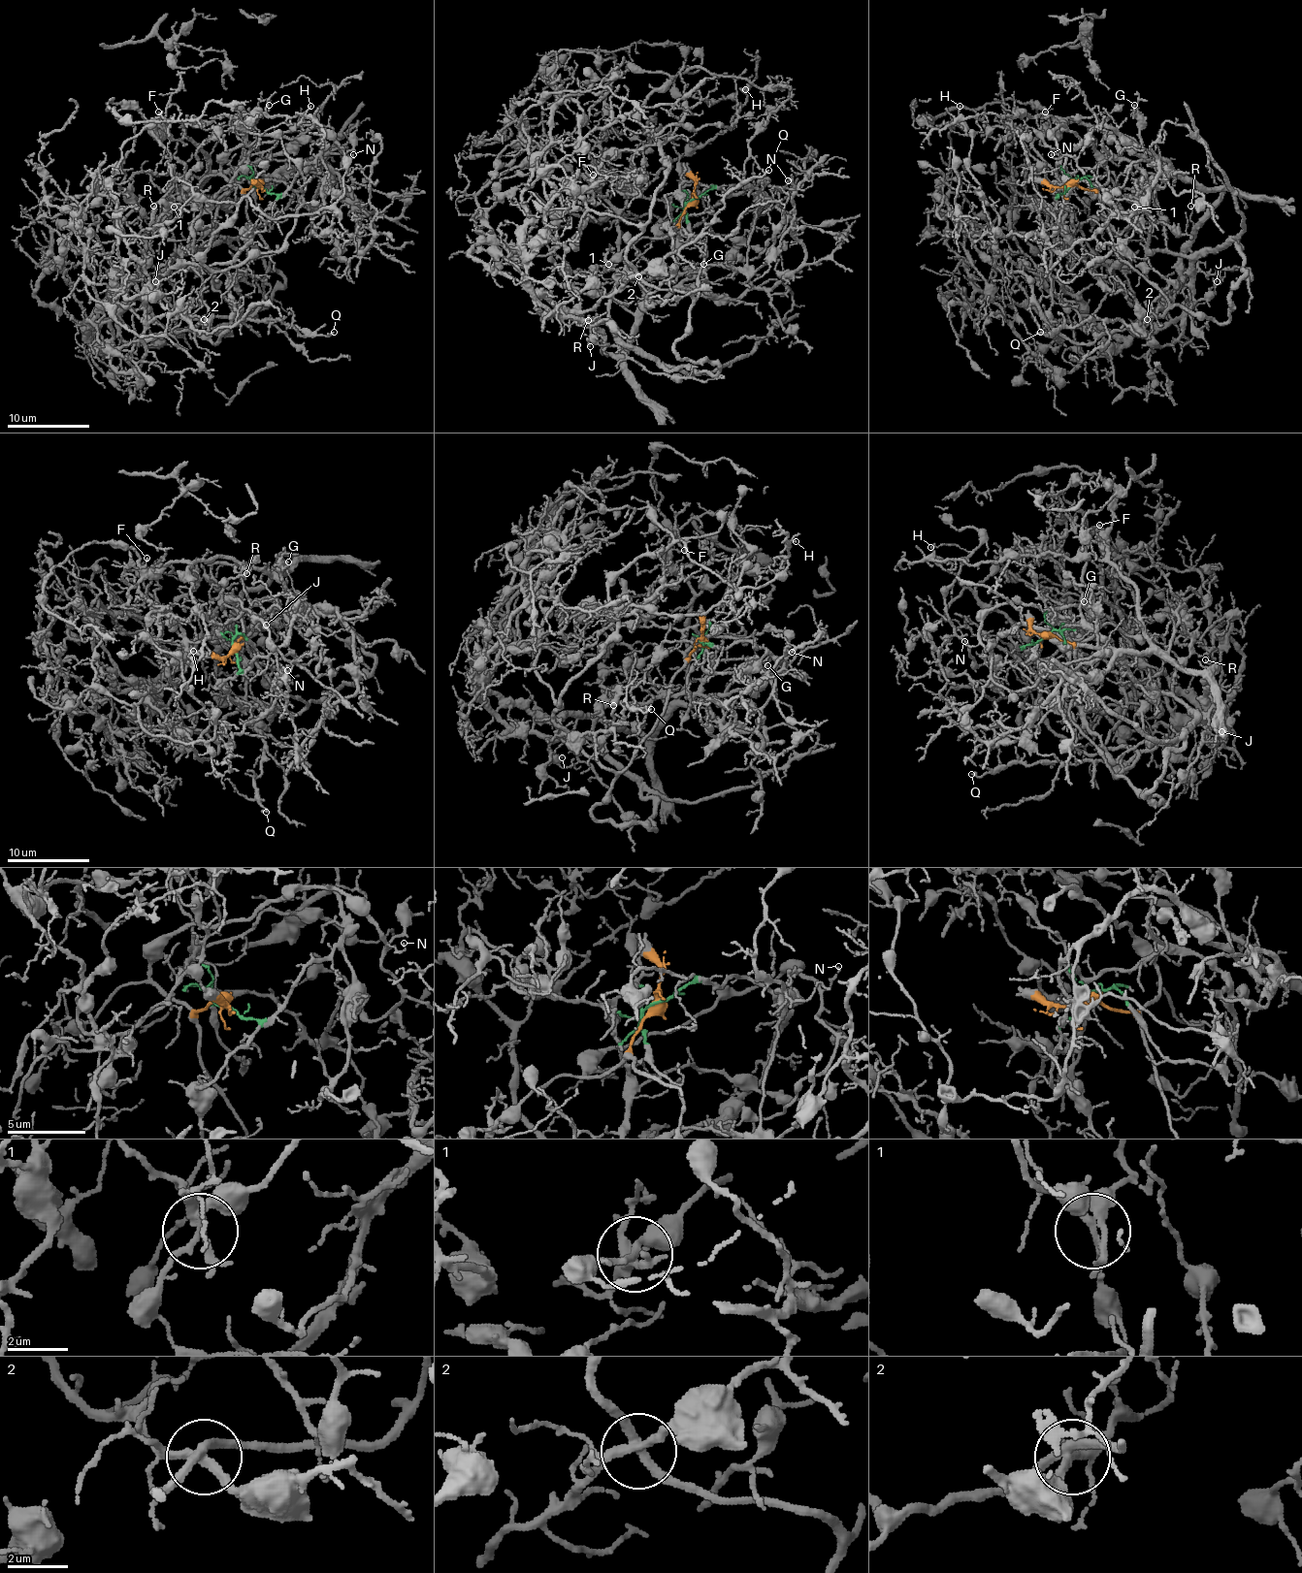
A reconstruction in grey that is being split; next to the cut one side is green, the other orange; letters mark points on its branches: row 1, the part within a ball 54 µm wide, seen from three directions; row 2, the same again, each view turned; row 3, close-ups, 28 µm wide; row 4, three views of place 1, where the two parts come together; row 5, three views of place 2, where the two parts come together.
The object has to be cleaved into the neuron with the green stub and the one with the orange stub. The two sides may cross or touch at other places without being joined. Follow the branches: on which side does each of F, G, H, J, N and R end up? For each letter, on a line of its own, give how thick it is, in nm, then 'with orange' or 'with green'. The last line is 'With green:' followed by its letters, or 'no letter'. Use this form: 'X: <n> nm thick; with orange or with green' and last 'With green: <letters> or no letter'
F: 150 nm thick; with green
G: 120 nm thick; with green
H: 110 nm thick; with green
J: 140 nm thick; with orange
N: 100 nm thick; with orange
R: 100 nm thick; with green
With green: F, G, H, R

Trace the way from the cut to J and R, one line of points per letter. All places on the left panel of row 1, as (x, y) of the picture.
J: (256, 186), (242, 190), (209, 174), (176, 203), (164, 231), (180, 251), (157, 280), (155, 299), (155, 280)
R: (256, 186), (282, 192), (321, 149), (319, 131), (199, 188), (174, 188), (170, 212), (149, 225), (153, 207)

